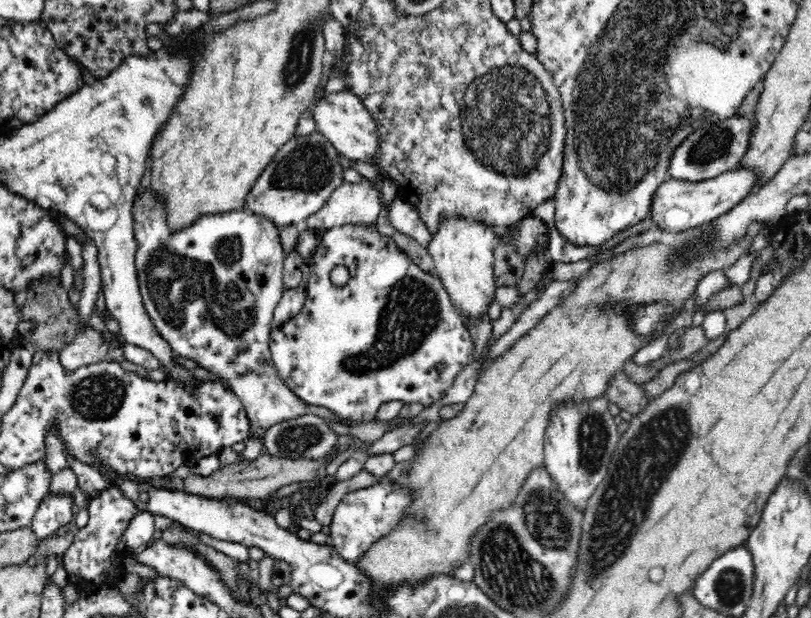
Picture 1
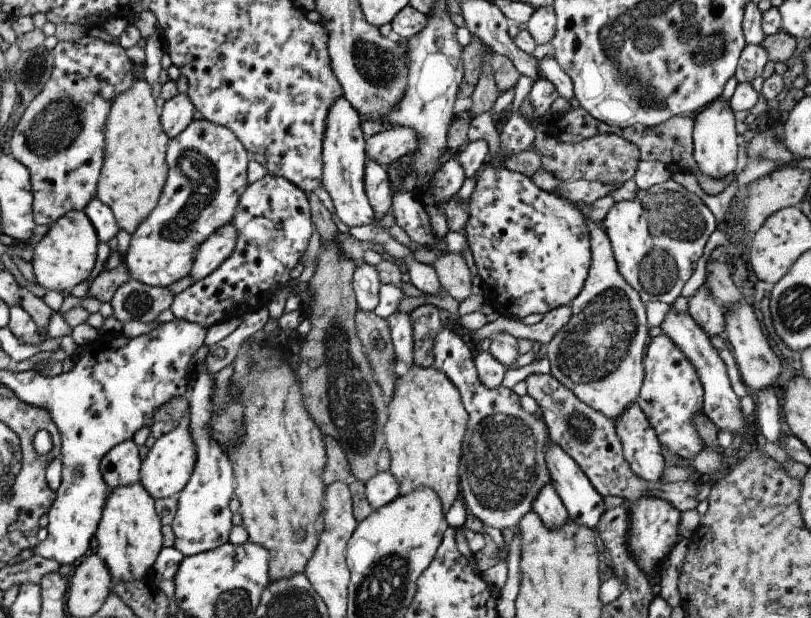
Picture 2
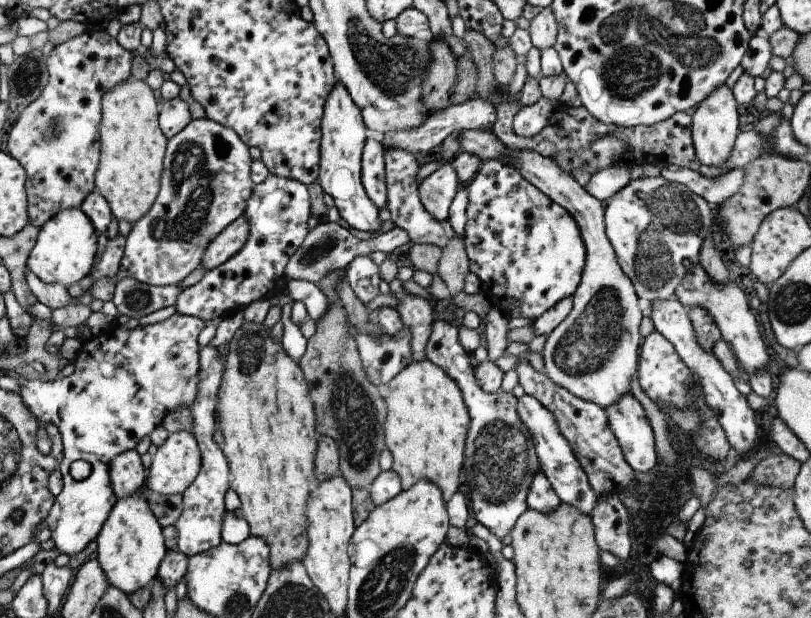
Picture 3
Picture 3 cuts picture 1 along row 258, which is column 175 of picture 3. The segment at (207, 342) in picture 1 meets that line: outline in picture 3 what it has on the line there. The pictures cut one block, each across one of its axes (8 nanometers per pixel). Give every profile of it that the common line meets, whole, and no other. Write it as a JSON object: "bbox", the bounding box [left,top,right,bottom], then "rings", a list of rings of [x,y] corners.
{"bbox":[115,116,255,285],"rings":[[[206,116],[192,119],[184,130],[167,139],[158,196],[150,210],[132,224],[131,231],[125,236],[121,265],[115,280],[132,277],[149,285],[178,285],[200,267],[209,244],[229,224],[245,214],[247,200],[255,185],[250,178],[253,159],[248,149],[249,146],[232,128]]]}

